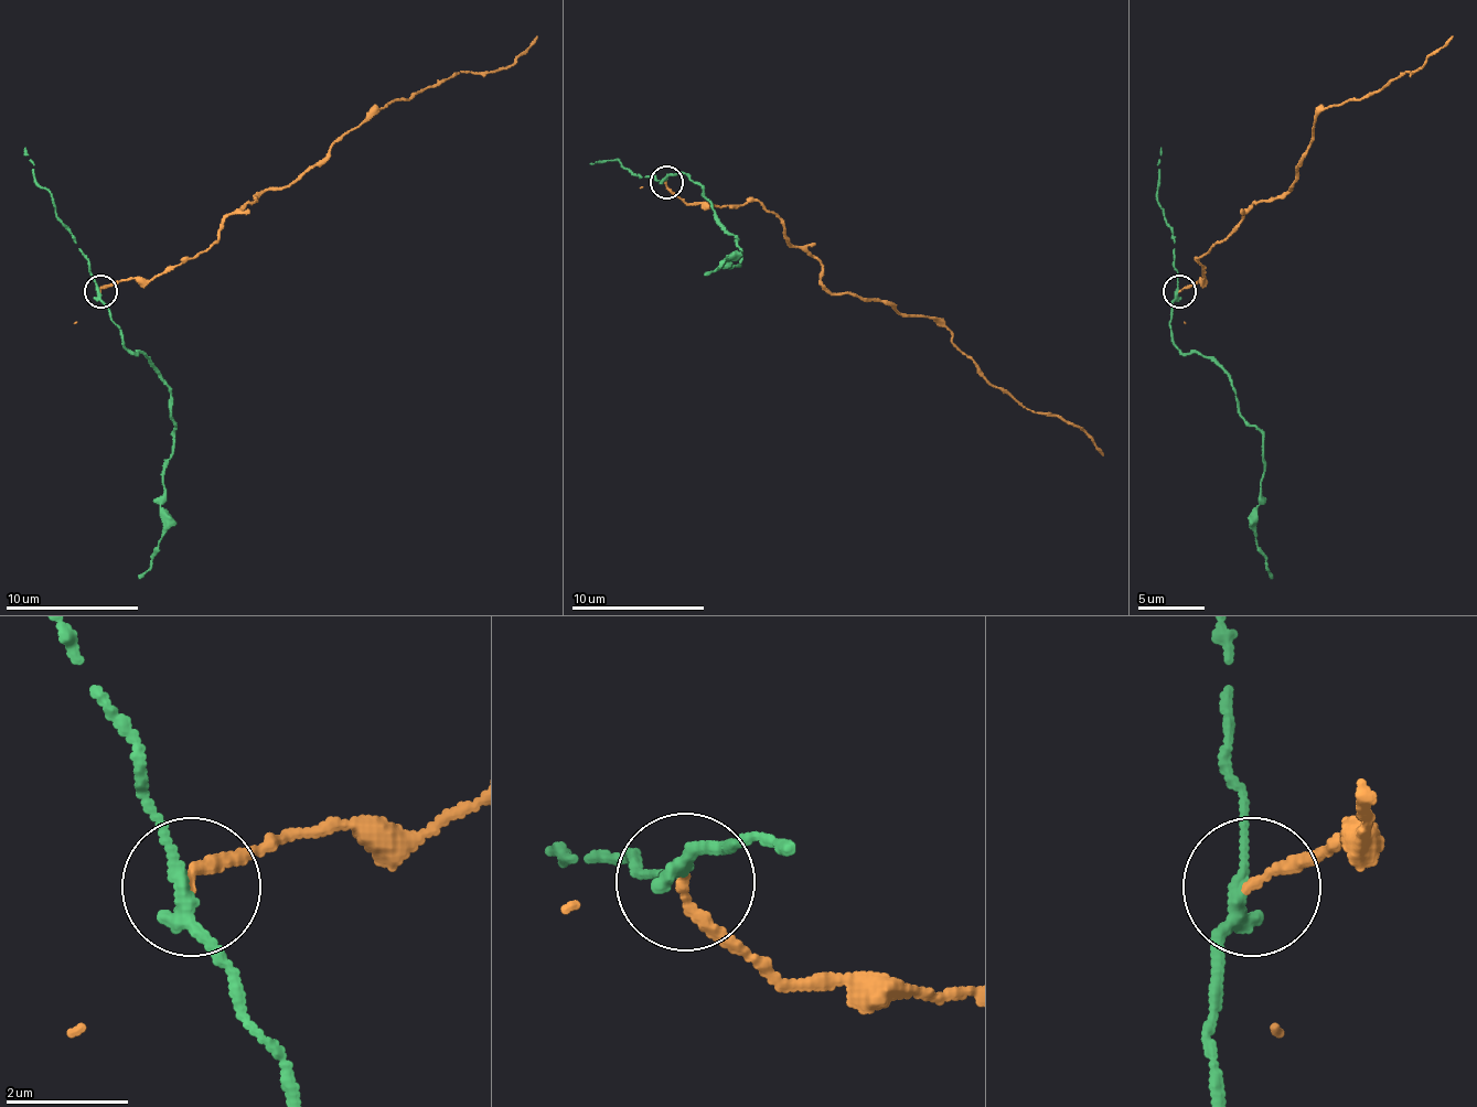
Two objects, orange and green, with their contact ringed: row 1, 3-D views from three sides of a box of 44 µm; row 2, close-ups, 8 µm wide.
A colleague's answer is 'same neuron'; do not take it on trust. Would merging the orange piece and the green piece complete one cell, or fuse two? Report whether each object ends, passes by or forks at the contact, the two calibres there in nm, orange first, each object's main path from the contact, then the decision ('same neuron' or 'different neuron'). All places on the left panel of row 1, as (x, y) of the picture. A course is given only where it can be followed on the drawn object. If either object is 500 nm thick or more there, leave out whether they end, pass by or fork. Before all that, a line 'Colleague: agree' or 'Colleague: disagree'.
Colleague: disagree
orange ends; green passes by; calibres 170 and 220 nm; course orange (99, 292), (195, 259), (218, 226), (265, 190), (292, 186), (368, 119), (461, 73), (494, 73), (537, 36); course green (99, 292), (122, 342), (169, 388), (169, 411), (175, 431), (172, 459), (162, 479), (159, 551), (139, 578); different neuron

